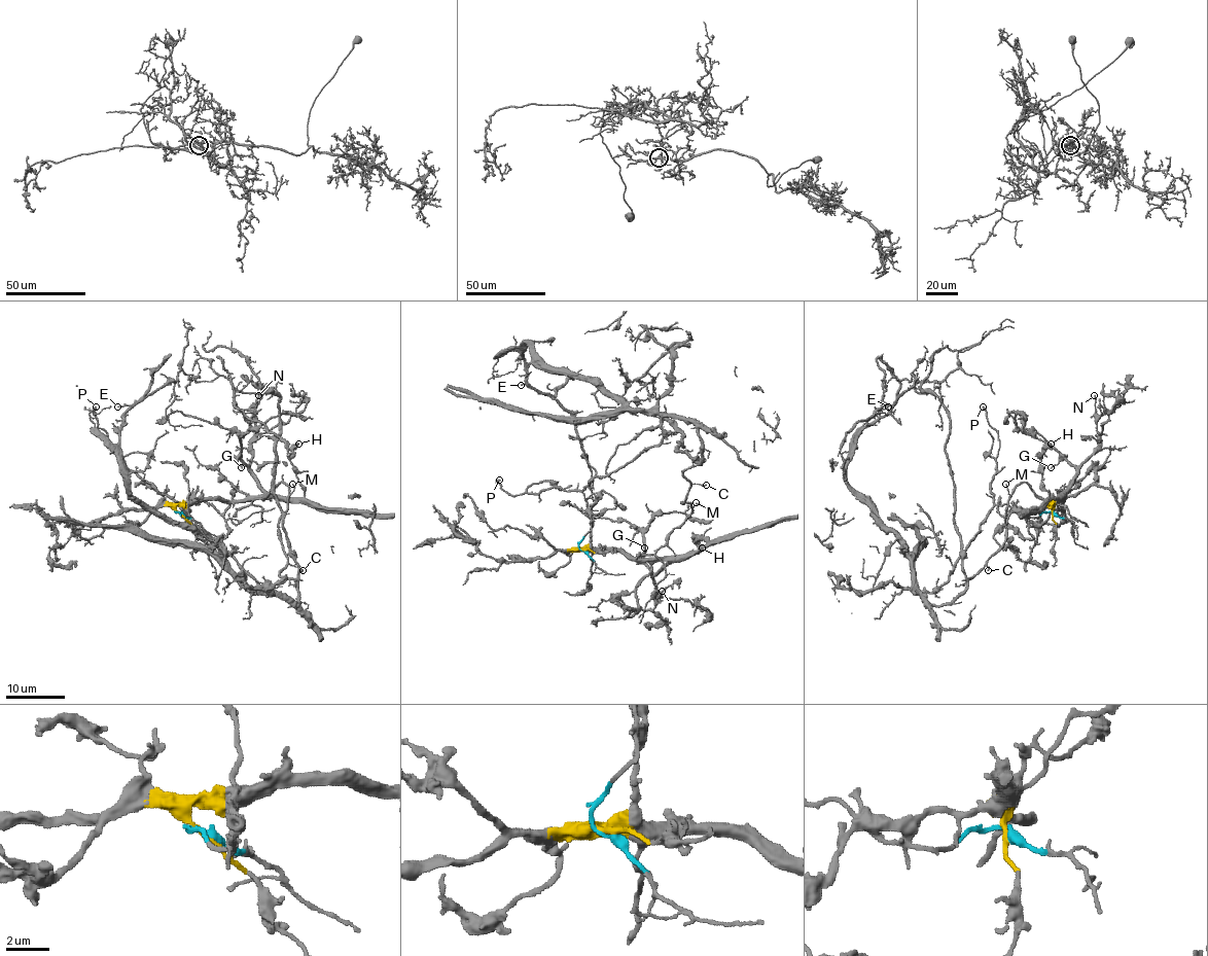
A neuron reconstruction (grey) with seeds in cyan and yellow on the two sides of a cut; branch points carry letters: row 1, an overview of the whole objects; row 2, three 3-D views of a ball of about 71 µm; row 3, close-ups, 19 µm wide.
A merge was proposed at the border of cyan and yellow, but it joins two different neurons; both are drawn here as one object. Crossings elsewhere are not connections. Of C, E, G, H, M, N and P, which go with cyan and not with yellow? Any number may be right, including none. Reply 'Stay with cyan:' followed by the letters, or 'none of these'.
Stay with cyan: C, E, M, P

